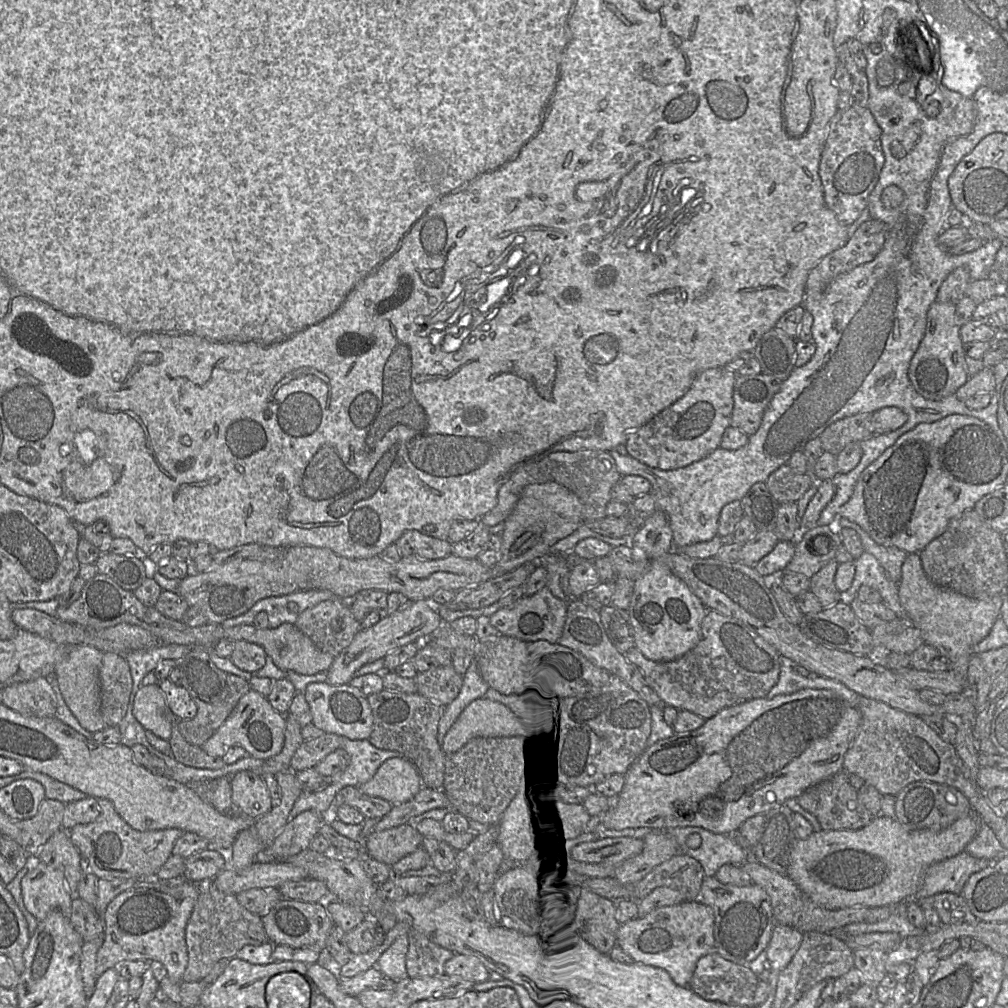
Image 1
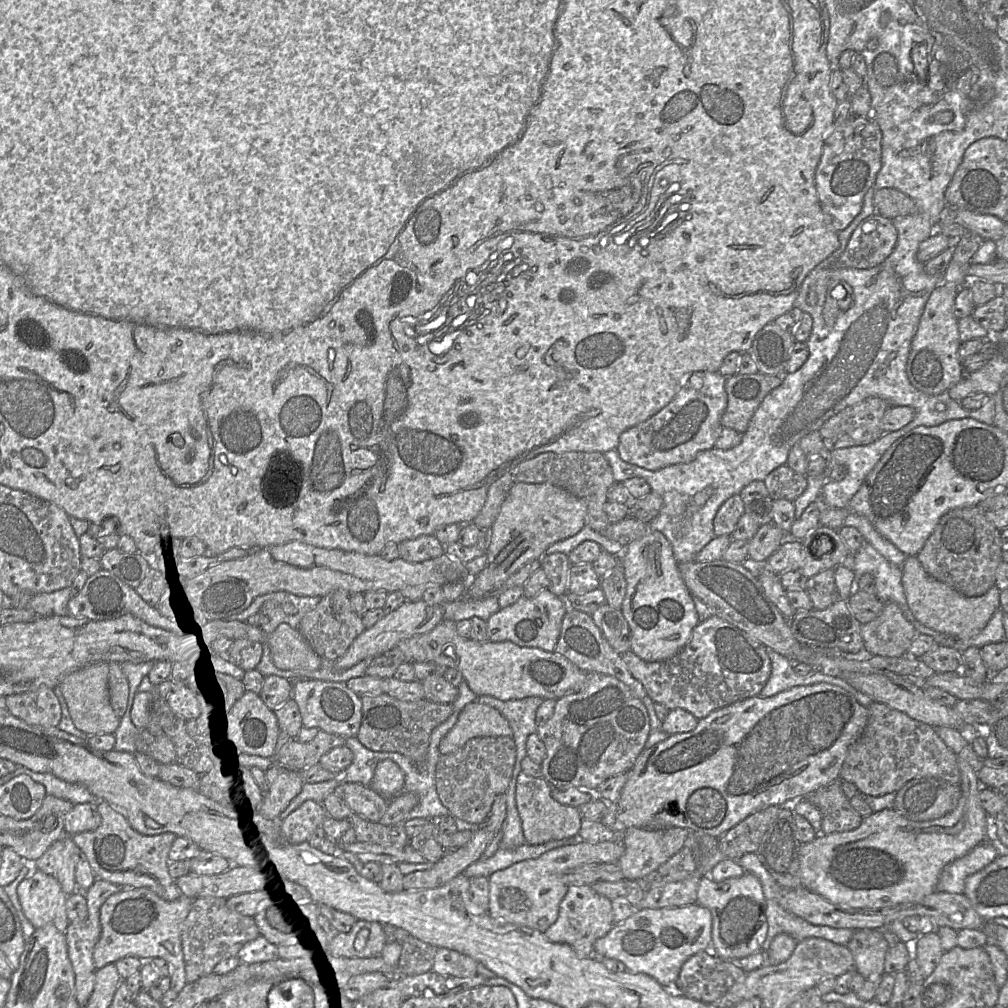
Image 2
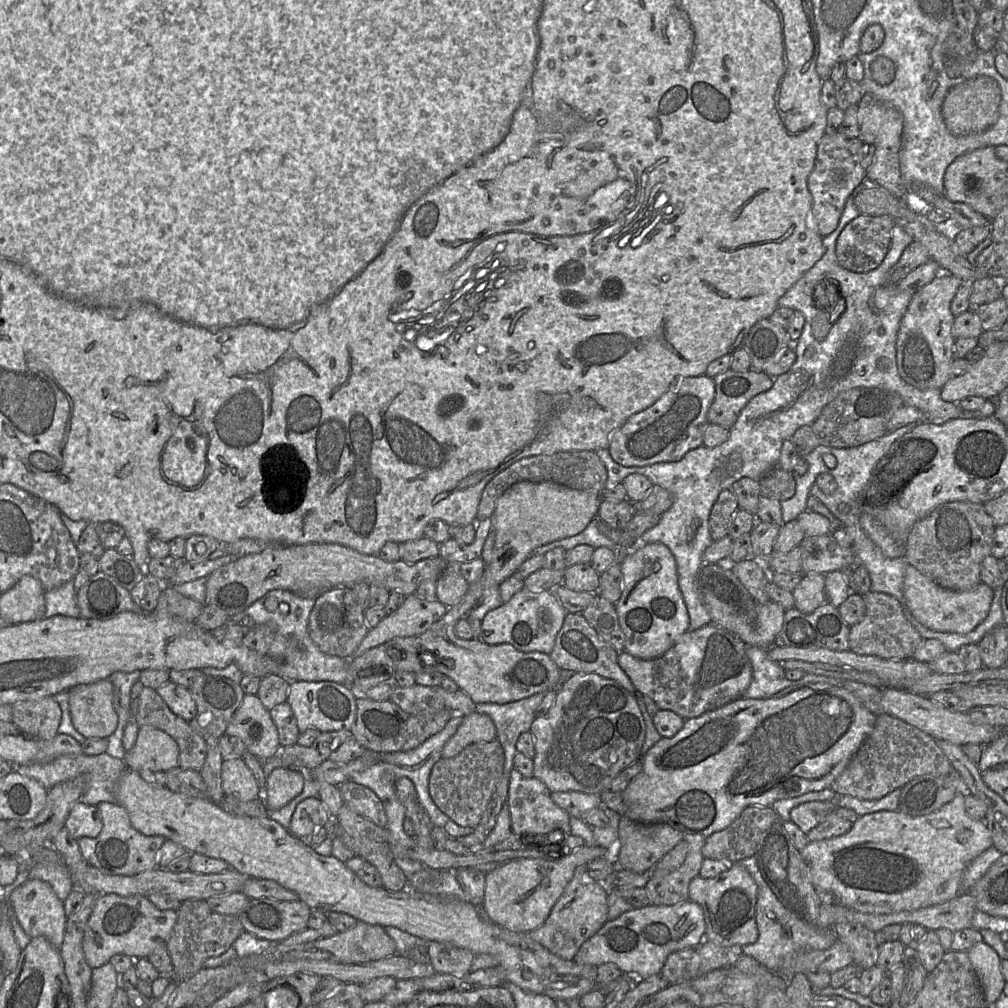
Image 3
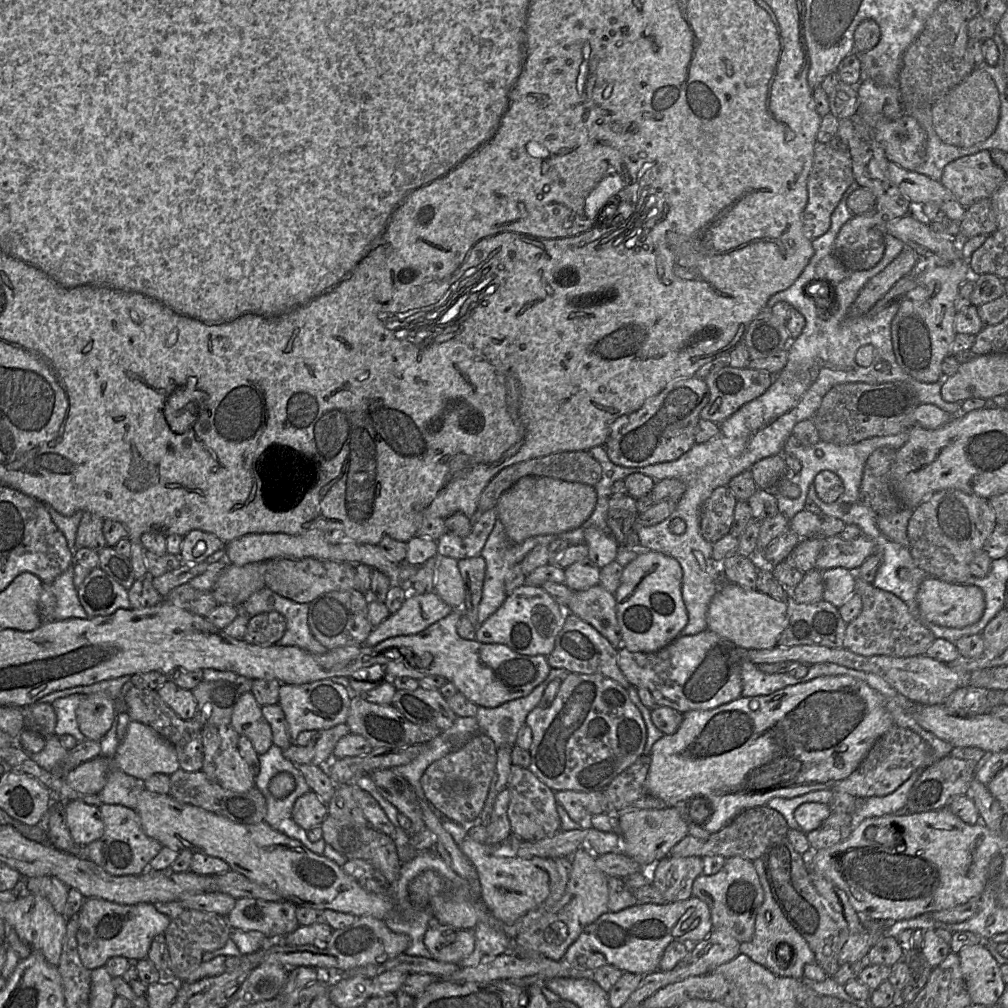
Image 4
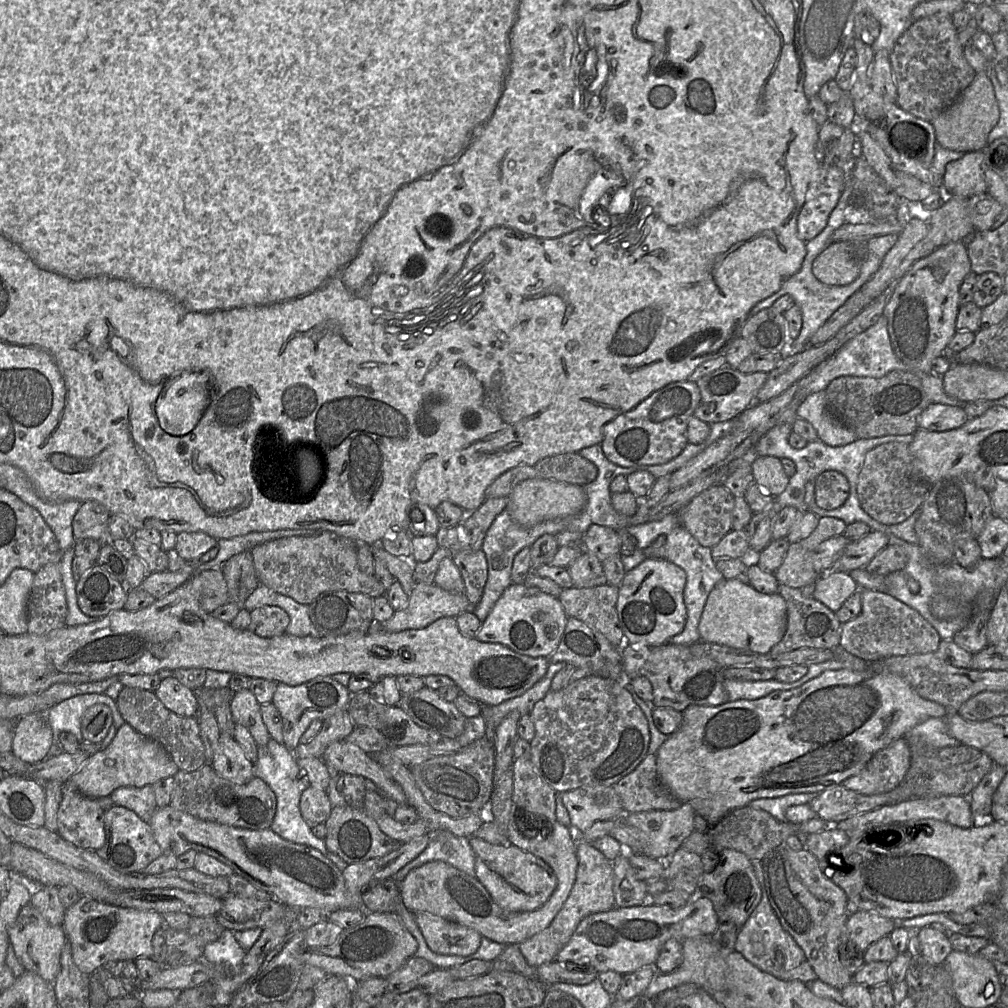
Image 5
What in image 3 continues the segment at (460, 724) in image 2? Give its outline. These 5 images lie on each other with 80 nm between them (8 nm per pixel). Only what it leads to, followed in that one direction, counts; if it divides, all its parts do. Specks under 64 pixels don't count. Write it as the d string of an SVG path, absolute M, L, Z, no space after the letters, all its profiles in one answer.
M474 711L463 718L454 735L444 745L442 757L451 758L472 743L496 739L495 724L488 715Z

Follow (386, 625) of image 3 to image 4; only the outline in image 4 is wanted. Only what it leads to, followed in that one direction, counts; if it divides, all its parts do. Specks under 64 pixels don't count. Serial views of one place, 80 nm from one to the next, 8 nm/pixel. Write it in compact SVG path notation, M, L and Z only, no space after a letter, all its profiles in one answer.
M435 591L425 594L409 592L401 608L375 626L364 645L375 646L390 637L417 634L452 610Z

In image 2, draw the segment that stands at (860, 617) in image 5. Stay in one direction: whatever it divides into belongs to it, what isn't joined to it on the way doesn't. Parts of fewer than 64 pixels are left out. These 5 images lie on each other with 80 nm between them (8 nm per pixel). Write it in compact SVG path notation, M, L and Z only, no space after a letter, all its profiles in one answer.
M886 602L879 616L862 624L861 635L865 656L901 657L907 654L917 632L896 603Z

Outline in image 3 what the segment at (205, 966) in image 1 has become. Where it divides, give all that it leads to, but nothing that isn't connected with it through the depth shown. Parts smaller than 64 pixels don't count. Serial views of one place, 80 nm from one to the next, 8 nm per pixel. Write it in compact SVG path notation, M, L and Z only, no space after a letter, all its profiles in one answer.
M186 900L178 909L177 921L167 941L173 964L171 977L176 981L190 979L211 957L225 953L245 929L237 916L213 911L206 900Z

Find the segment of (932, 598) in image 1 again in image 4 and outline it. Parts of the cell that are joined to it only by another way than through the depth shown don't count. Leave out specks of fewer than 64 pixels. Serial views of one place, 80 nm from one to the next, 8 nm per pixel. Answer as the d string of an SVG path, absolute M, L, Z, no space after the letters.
M934 577L925 579L917 592L917 601L924 617L930 622L951 628L963 628L976 623L983 615L985 599L981 588L969 584L951 584Z

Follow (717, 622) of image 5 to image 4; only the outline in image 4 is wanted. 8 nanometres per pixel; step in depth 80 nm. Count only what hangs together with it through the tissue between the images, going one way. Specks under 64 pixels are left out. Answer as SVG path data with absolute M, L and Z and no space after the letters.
M729 582L712 597L707 610L707 629L731 641L736 647L744 649L769 649L776 646L776 641L787 625L787 603L769 595L741 587Z

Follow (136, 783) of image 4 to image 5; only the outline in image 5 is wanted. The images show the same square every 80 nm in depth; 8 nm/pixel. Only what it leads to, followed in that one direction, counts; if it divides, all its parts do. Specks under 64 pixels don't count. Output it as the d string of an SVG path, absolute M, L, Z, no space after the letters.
M151 784L143 787L119 787L109 796L114 805L123 806L134 811L147 823L158 808Z

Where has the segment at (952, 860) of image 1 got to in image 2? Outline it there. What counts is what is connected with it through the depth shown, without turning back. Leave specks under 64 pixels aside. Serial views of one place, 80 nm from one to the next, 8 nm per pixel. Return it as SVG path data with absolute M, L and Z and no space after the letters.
M985 841L964 856L944 867L935 891L961 894L964 893L966 879L992 863L1001 851L997 844Z

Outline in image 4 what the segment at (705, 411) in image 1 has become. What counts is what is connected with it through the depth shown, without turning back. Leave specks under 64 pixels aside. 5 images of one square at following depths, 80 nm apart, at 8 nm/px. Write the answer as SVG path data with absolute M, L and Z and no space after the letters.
M693 376L672 382L660 393L647 399L638 410L624 414L614 420L603 445L608 458L614 464L623 467L644 467L678 459L696 443L696 426L700 419L700 412L707 404L708 399L709 390L704 379Z

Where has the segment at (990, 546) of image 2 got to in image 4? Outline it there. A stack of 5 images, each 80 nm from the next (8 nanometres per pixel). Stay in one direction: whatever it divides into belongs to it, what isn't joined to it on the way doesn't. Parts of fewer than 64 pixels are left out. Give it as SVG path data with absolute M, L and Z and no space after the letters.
M957 489L939 490L913 509L907 528L908 549L915 564L930 576L947 583L962 584L972 576L970 563L976 552L983 550L996 524L997 519L989 499L967 494Z

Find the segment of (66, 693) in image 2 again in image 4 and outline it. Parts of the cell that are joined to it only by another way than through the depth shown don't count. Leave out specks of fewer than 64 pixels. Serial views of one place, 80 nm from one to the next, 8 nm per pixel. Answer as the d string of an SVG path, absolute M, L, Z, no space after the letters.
M85 694L76 710L81 733L90 740L100 741L115 719L115 701L106 694Z

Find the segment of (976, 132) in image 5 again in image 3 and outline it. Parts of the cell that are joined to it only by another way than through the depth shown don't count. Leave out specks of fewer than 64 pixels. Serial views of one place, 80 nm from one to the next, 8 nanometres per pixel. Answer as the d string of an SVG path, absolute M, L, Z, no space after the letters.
M977 76L949 90L942 105L942 116L947 129L954 136L980 133L997 121L1000 102L1001 91L998 83L991 77Z

